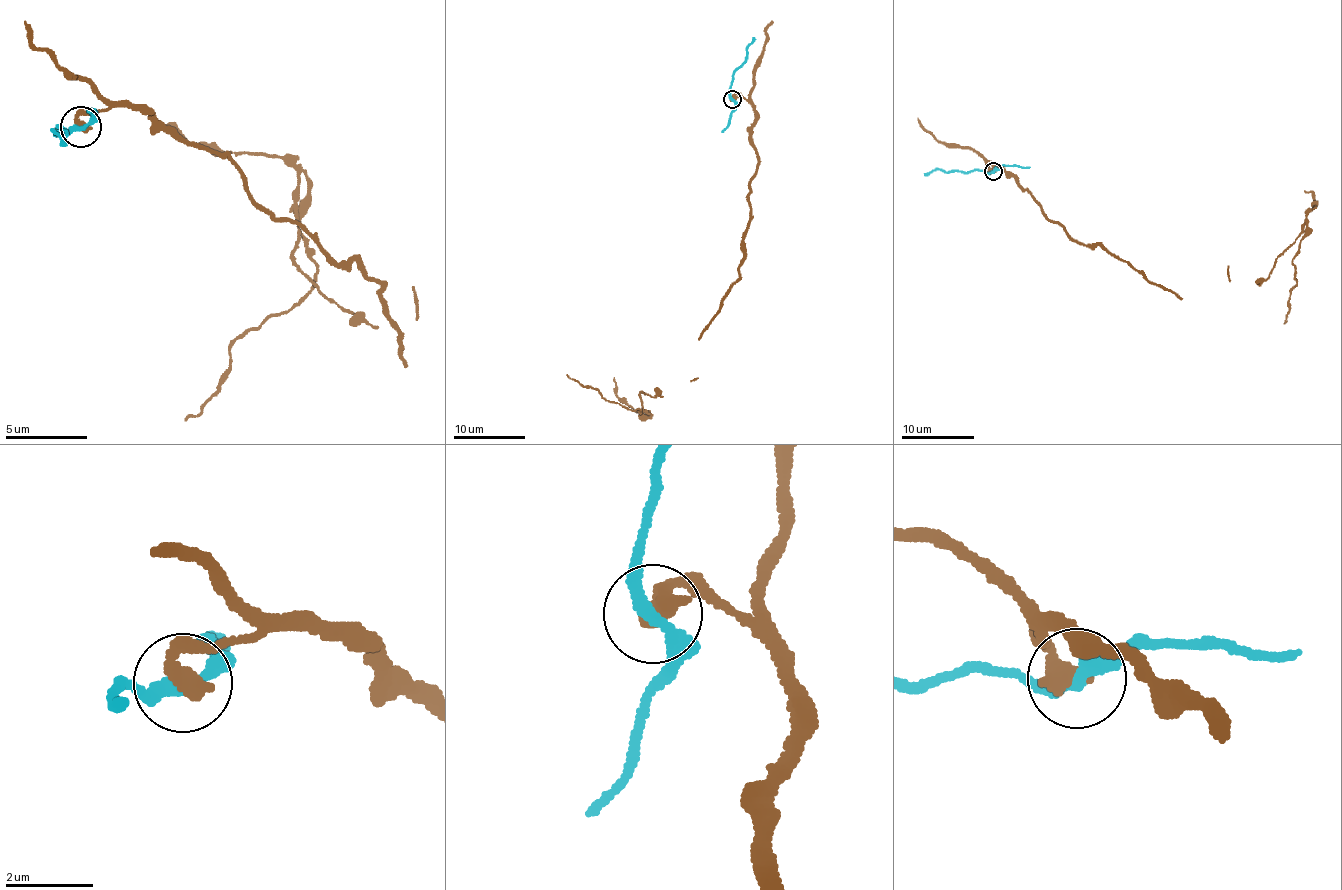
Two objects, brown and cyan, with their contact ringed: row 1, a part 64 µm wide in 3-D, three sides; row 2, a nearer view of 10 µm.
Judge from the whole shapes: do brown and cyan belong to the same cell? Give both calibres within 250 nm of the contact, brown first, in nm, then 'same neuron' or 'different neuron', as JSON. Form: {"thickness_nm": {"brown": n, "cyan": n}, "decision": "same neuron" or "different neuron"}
{"thickness_nm": {"brown": 500, "cyan": 320}, "decision": "different neuron"}

